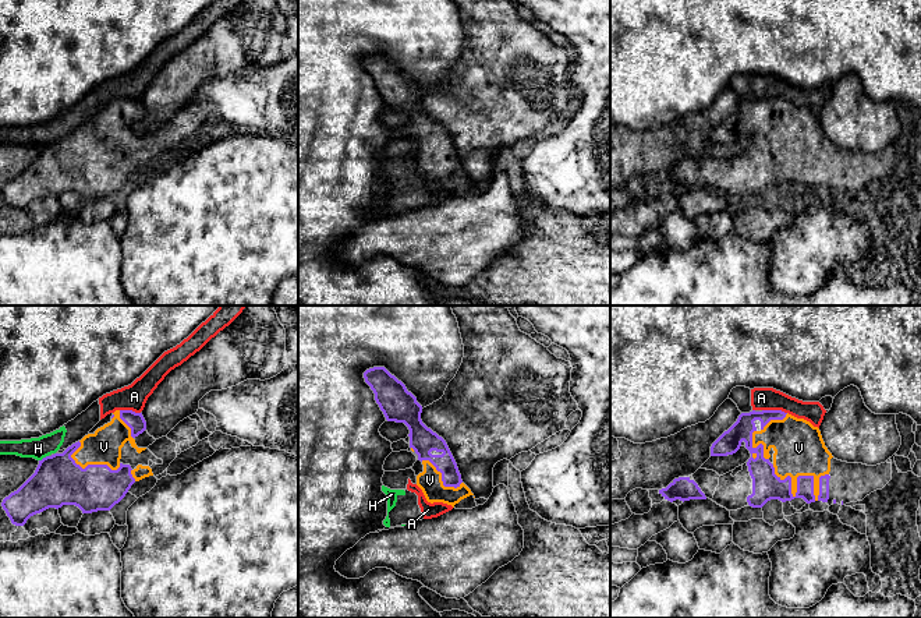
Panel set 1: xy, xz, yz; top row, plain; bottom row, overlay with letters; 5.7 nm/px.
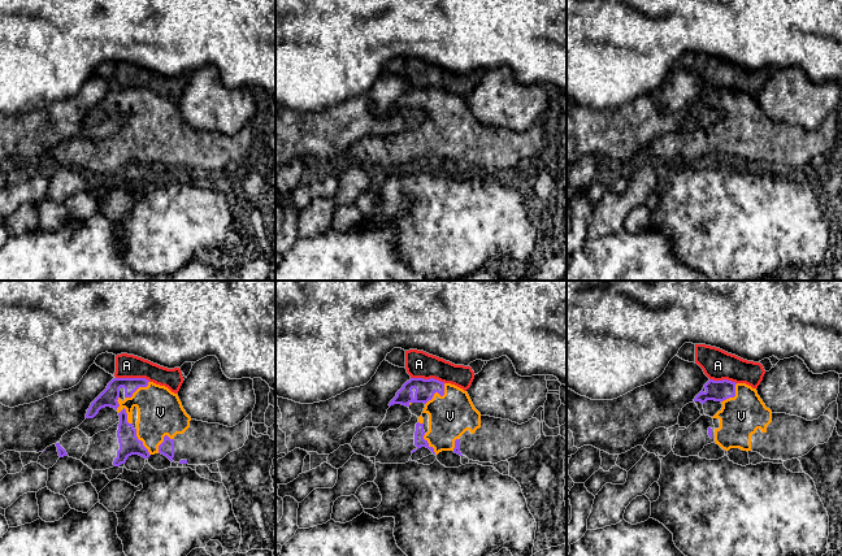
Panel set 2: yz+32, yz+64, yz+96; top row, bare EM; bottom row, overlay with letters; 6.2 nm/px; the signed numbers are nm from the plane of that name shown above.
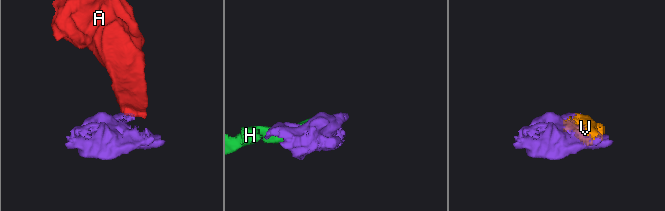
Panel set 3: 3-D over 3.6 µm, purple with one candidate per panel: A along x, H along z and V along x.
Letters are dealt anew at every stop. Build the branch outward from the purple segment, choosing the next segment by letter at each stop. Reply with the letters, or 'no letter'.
V

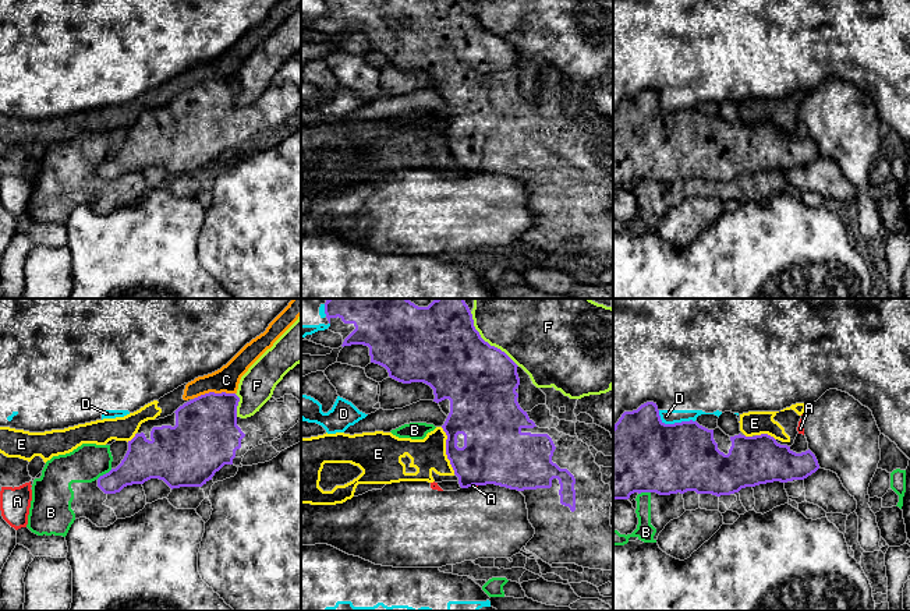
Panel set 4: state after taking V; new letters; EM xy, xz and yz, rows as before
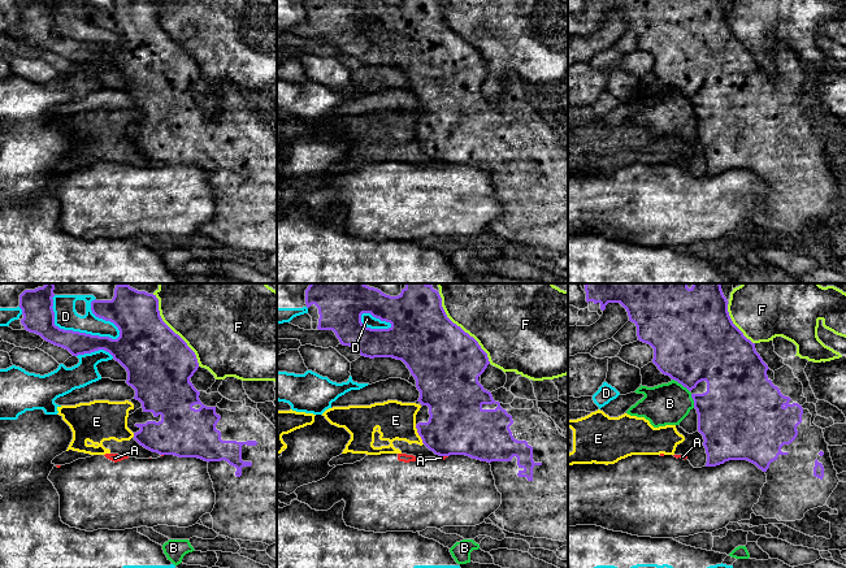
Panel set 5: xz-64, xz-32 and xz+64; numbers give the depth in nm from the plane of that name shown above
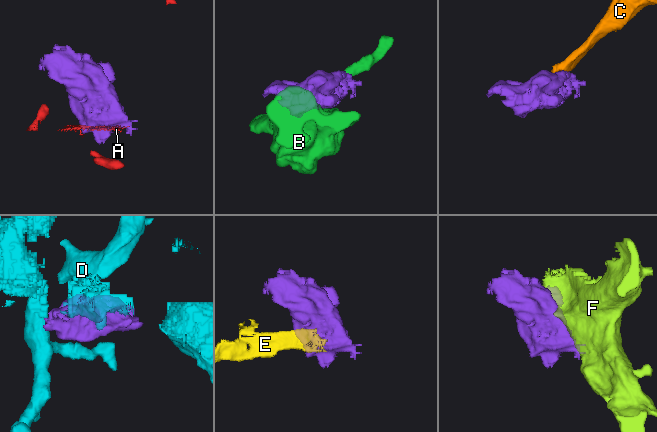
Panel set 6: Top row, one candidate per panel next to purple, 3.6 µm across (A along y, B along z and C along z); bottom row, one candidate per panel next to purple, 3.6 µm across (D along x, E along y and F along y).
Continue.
no letter

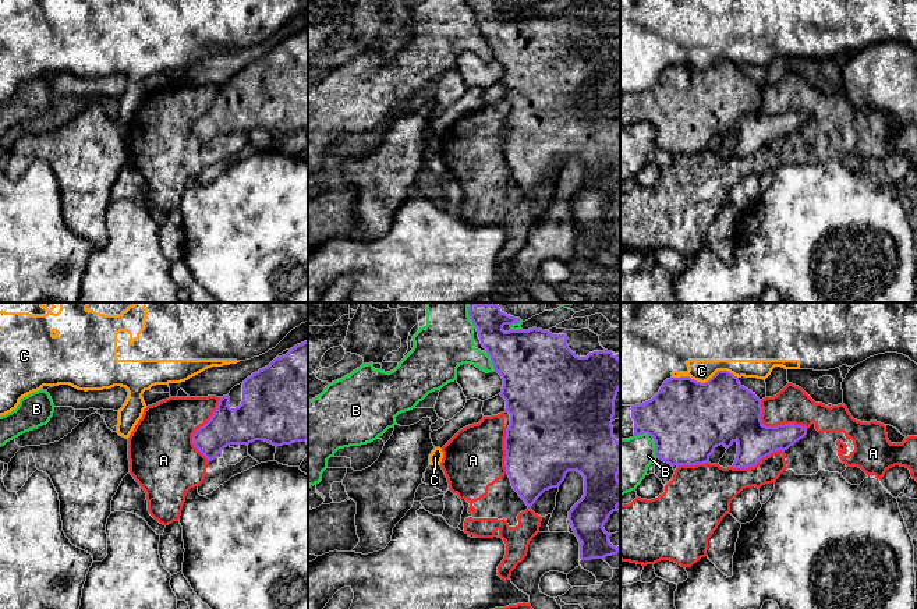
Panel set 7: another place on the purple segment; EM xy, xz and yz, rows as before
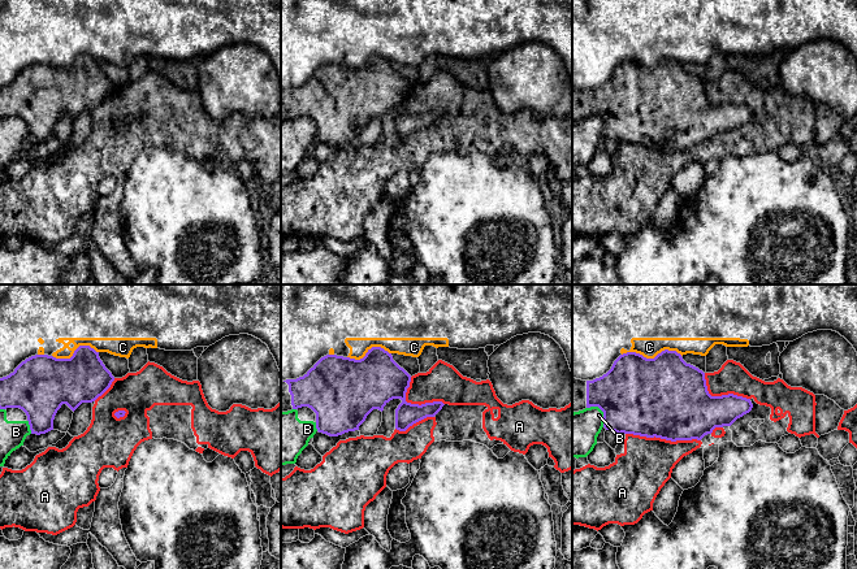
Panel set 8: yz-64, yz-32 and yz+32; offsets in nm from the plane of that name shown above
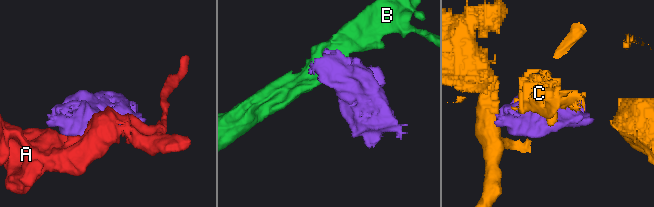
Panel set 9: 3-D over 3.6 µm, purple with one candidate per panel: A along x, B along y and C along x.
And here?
no letter

